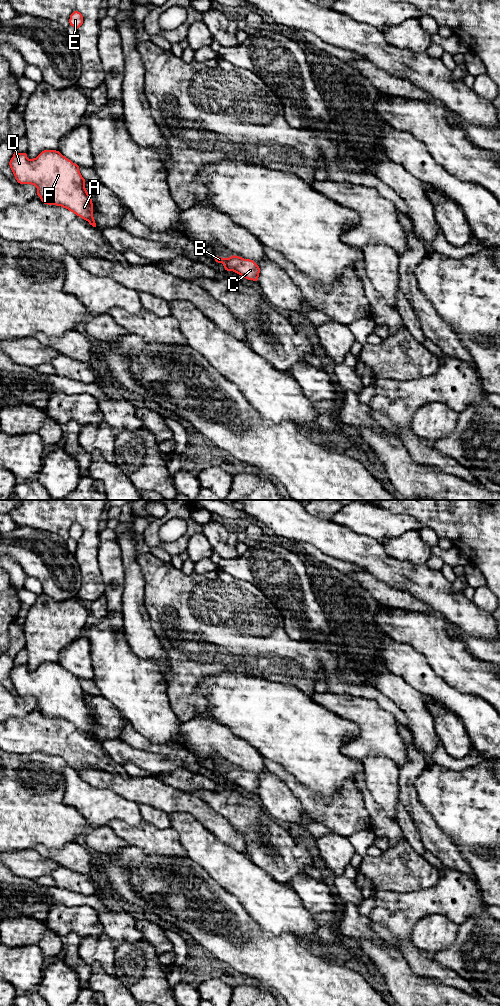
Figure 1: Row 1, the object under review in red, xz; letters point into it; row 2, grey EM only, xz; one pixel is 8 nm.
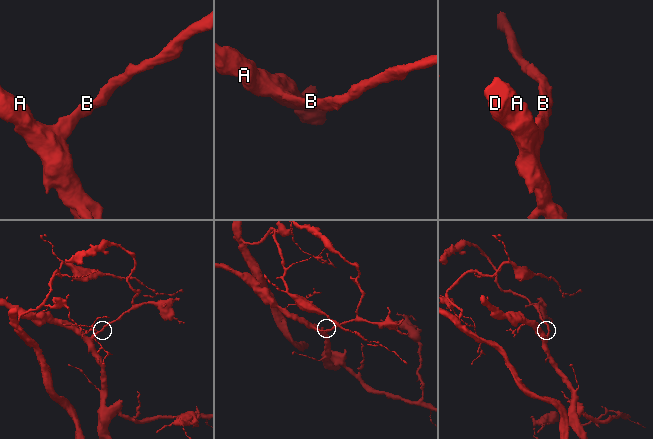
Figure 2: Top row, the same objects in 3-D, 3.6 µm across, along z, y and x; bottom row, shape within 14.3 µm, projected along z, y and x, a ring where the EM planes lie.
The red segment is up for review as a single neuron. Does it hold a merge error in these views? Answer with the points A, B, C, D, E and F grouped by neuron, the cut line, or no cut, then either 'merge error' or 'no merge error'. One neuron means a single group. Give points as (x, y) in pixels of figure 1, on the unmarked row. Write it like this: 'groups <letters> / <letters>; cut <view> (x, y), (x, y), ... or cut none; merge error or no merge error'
groups A B C D E F; cut none; no merge error

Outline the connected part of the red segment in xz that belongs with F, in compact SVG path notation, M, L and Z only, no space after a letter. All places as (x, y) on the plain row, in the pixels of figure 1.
M44 662L33 671L29 671L26 665L14 664L9 677L18 695L31 696L37 700L37 707L44 716L66 720L96 739L92 711L85 700L85 691L79 678L59 663Z

